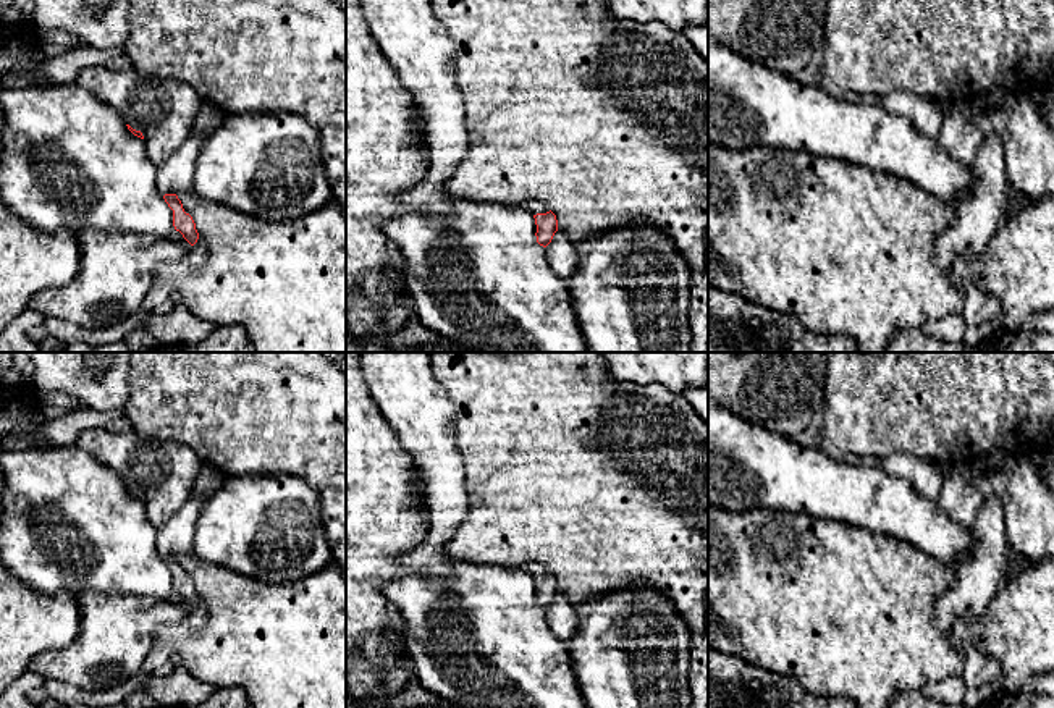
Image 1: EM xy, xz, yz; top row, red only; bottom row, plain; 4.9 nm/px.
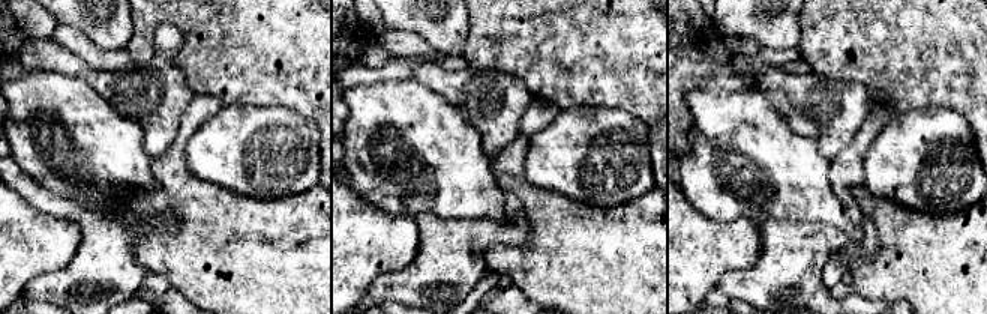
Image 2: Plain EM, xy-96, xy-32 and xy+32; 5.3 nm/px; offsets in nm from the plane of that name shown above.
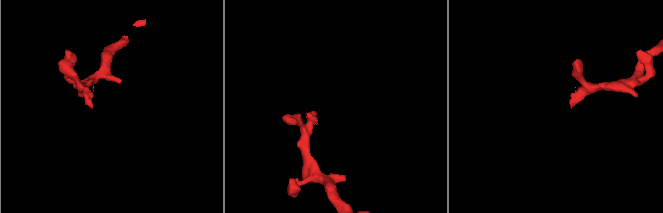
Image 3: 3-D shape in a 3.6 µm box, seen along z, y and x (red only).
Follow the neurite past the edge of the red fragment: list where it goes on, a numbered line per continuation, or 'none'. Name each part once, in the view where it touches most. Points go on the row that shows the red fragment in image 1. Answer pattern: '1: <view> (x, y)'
1: xy (177, 175)
2: xz (534, 207)

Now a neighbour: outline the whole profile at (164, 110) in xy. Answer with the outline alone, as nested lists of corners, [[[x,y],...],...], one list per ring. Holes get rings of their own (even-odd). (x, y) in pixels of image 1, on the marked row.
[[[87,66],[76,82],[142,133],[147,158],[155,166],[163,165],[188,141],[204,103],[188,82],[154,78],[136,70]]]

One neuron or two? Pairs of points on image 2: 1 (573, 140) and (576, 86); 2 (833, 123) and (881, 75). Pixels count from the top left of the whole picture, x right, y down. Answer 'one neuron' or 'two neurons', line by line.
1: two neurons
2: two neurons

